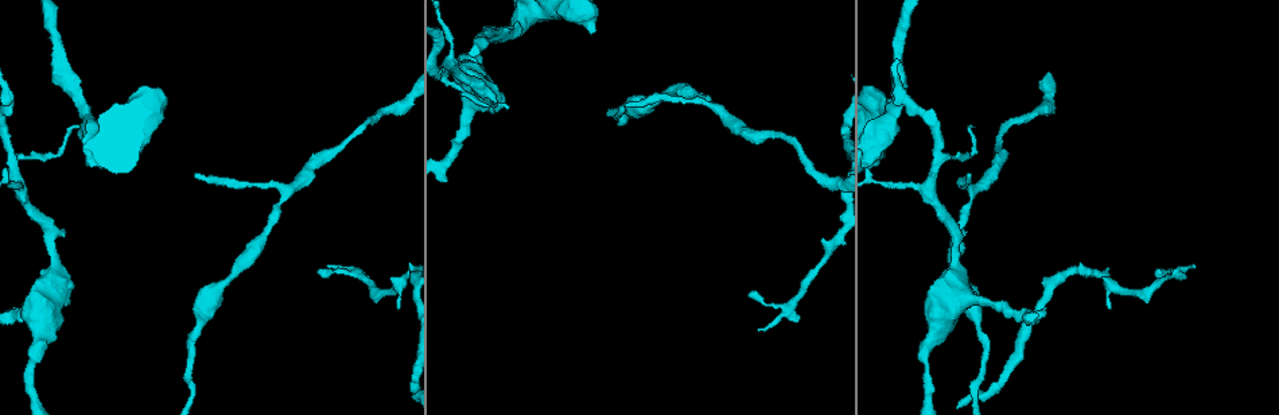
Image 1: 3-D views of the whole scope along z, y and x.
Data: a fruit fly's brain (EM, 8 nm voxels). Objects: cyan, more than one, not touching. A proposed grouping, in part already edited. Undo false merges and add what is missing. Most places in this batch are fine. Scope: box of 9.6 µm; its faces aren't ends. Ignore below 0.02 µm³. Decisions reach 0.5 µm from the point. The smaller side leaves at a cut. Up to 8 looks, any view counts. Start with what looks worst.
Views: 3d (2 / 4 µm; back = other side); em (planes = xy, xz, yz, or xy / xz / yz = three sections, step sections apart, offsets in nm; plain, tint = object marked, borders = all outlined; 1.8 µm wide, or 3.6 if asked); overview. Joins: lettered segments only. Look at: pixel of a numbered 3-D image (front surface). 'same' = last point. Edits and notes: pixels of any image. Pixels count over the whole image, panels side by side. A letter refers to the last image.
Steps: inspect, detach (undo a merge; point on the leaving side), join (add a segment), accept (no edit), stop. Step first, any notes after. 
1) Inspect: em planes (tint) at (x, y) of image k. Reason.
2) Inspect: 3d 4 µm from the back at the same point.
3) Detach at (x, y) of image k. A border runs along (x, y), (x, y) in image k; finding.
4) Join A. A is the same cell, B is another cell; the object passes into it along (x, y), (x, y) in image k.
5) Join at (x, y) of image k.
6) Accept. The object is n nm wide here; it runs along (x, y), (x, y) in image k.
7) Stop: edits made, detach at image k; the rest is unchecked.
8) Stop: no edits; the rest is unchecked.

Inspect: em planes (plain) at (196, 174) of image 1.

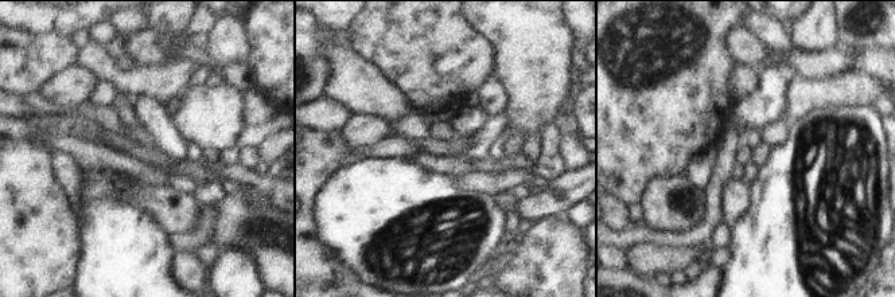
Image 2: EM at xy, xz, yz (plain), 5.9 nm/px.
Inspect: em planes (borders) at the same point.

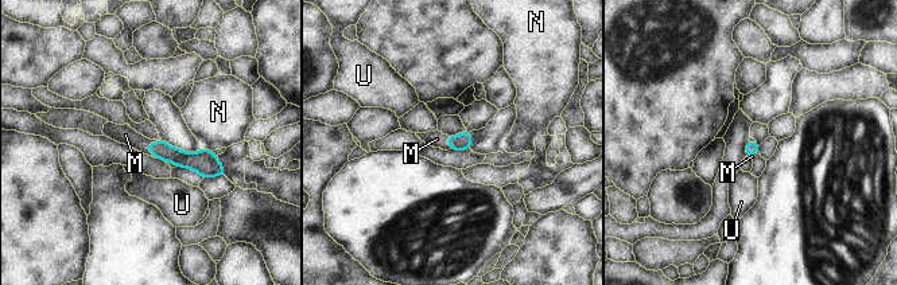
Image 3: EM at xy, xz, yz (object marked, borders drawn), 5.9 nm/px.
Join M. M is the same cell, N and U are other cells; the object passes into it along (163, 151), (148, 151), (125, 135) in image 3; it goes on there.

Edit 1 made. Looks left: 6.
Inspect: em planes (borders) at (1111, 307) of image 1. Free end.

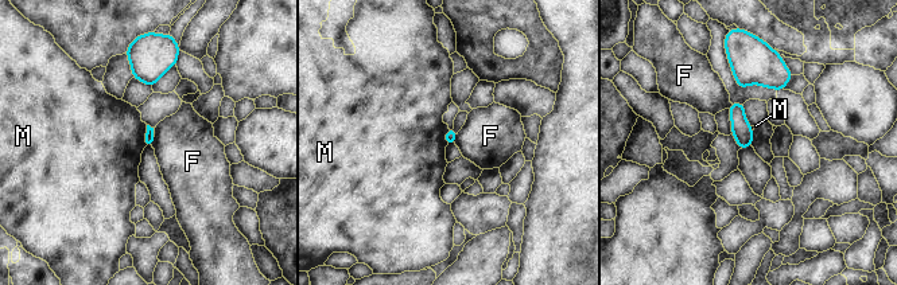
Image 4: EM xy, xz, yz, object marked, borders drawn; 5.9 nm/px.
Accept. F and M are other cells; a border runs along (147, 125), (144, 145) in image 4; no lettered segment goes on from it.

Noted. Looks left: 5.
Inspect: 3d 2 µm at (284, 194) of image 1. Arms part here.

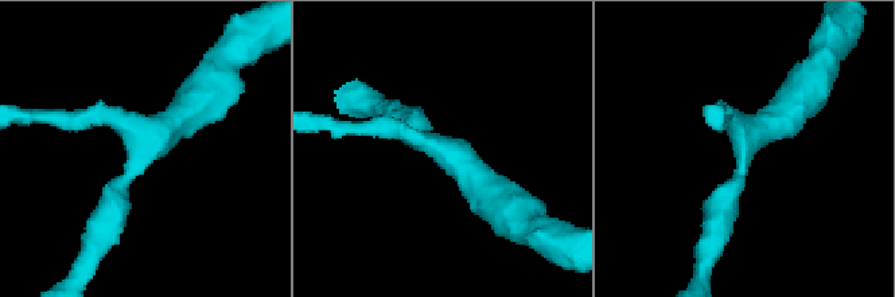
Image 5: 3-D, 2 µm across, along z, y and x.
Inspect: em planes (borders) at (147, 146) of image 5. 3 arms meet here; shape alone is not enough.

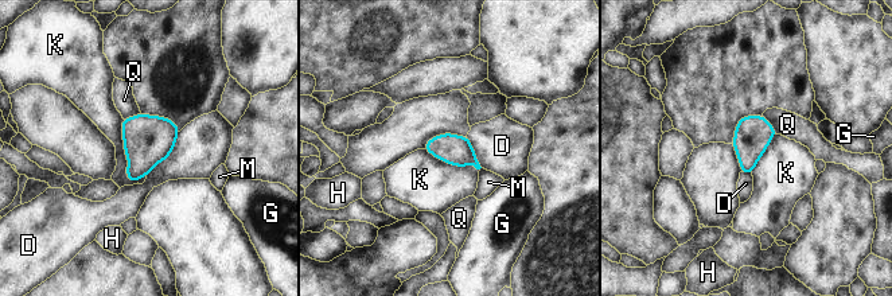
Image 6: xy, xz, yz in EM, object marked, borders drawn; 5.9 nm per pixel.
Accept. D, G, H, K, M and Q are other cells; a border runs along (121, 119), (127, 176), (135, 183) in image 6; one neuron here.

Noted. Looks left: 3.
Stop: edits made, join at image 3; the rest is unchecked.

